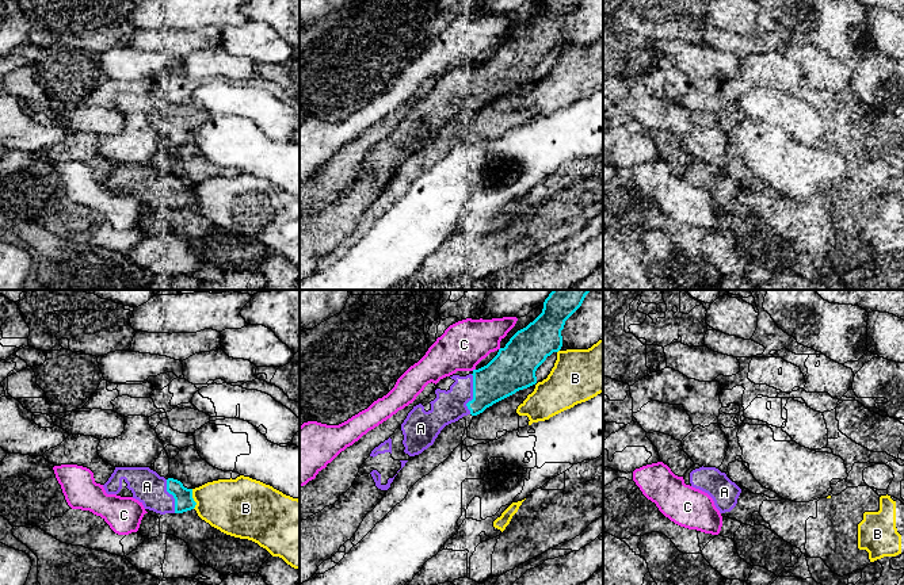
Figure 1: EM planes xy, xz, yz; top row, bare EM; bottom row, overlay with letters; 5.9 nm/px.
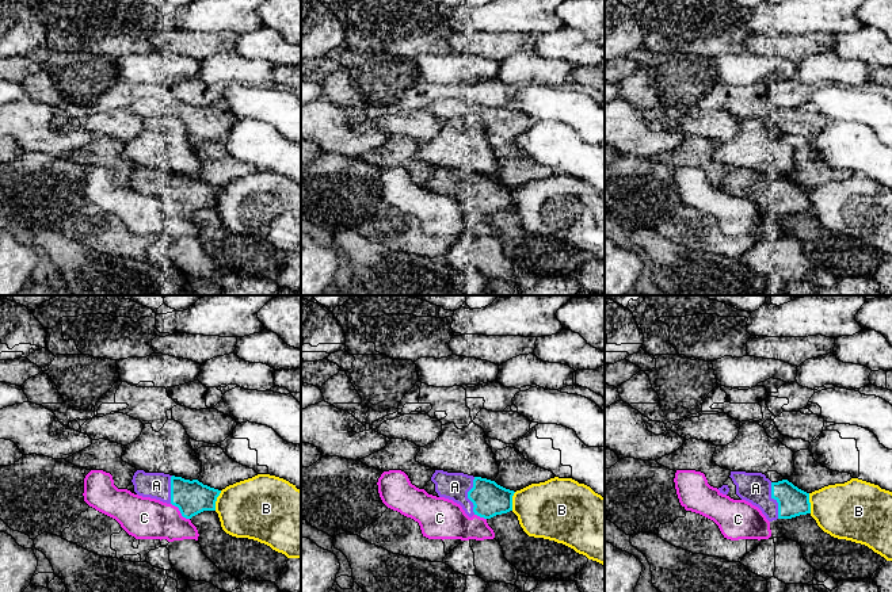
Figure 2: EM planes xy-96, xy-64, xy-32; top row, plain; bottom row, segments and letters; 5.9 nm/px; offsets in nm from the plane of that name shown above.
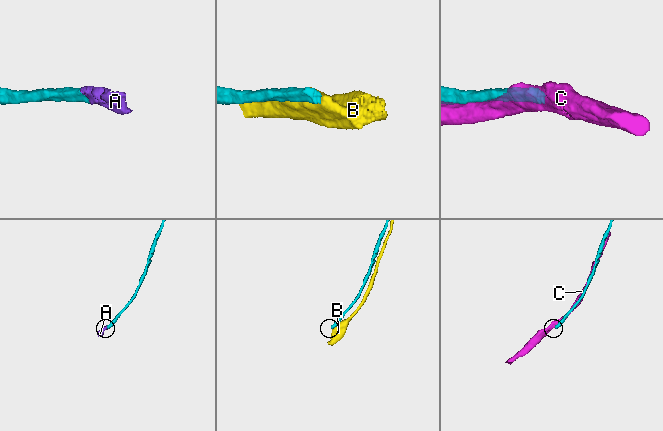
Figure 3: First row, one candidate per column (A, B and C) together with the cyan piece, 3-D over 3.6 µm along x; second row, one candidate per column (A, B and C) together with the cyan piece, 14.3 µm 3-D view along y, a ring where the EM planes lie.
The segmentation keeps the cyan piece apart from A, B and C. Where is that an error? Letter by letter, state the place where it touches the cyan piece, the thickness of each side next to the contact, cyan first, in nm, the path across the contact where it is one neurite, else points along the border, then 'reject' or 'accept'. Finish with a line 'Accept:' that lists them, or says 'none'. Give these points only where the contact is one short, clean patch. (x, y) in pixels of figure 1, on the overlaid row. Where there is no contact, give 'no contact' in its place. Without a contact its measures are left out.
A: meets cyan in xz at (473, 394); 240 nm thick on the cyan side, 190 nm on the other; accept
B: meets cyan in xy at (193, 499); 110 nm thick on the cyan side, 320 nm on the other; reject
C: no contact; reject
Accept: A

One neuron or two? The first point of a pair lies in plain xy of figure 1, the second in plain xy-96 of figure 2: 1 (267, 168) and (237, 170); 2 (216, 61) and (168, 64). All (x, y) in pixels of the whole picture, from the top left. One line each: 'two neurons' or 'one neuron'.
1: two neurons
2: two neurons

